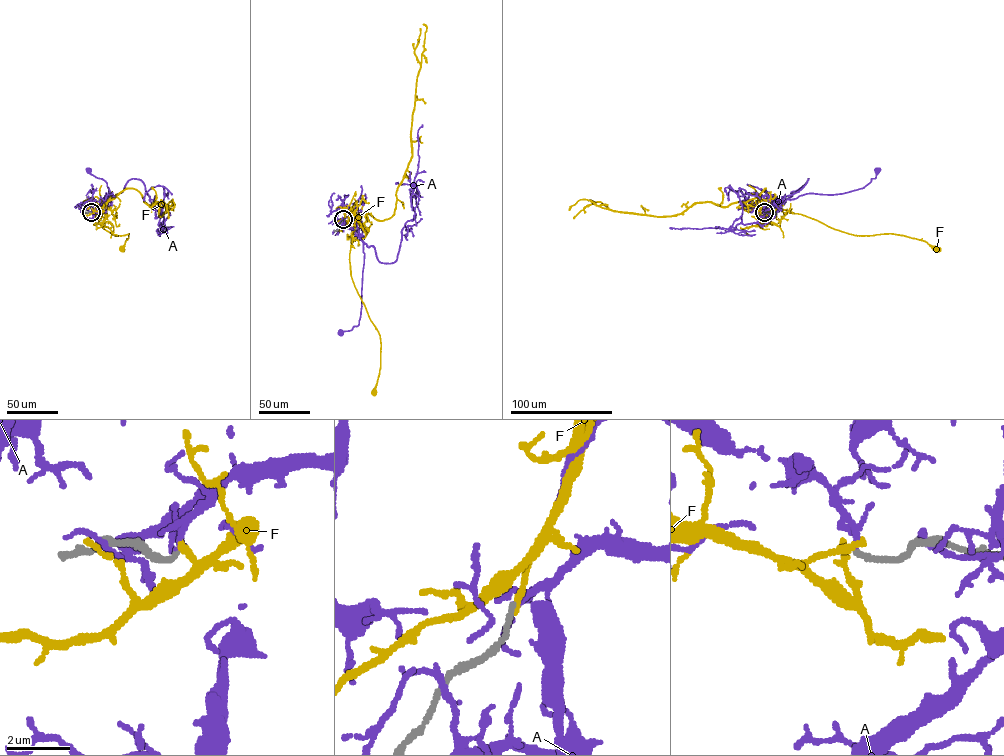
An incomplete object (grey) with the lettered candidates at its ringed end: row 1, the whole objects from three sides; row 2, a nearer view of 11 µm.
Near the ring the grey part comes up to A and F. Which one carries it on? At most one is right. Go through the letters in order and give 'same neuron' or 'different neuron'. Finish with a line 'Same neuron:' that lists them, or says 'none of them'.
A: different neuron
F: different neuron
Same neuron: none of them

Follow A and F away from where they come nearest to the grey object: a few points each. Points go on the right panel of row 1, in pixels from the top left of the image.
A: (764, 212), (762, 209), (769, 204), (779, 205), (805, 194), (834, 194), (863, 188), (876, 177), (878, 170)
F: (764, 212), (756, 211), (759, 210), (759, 200), (848, 233), (904, 235), (925, 241), (937, 249)

